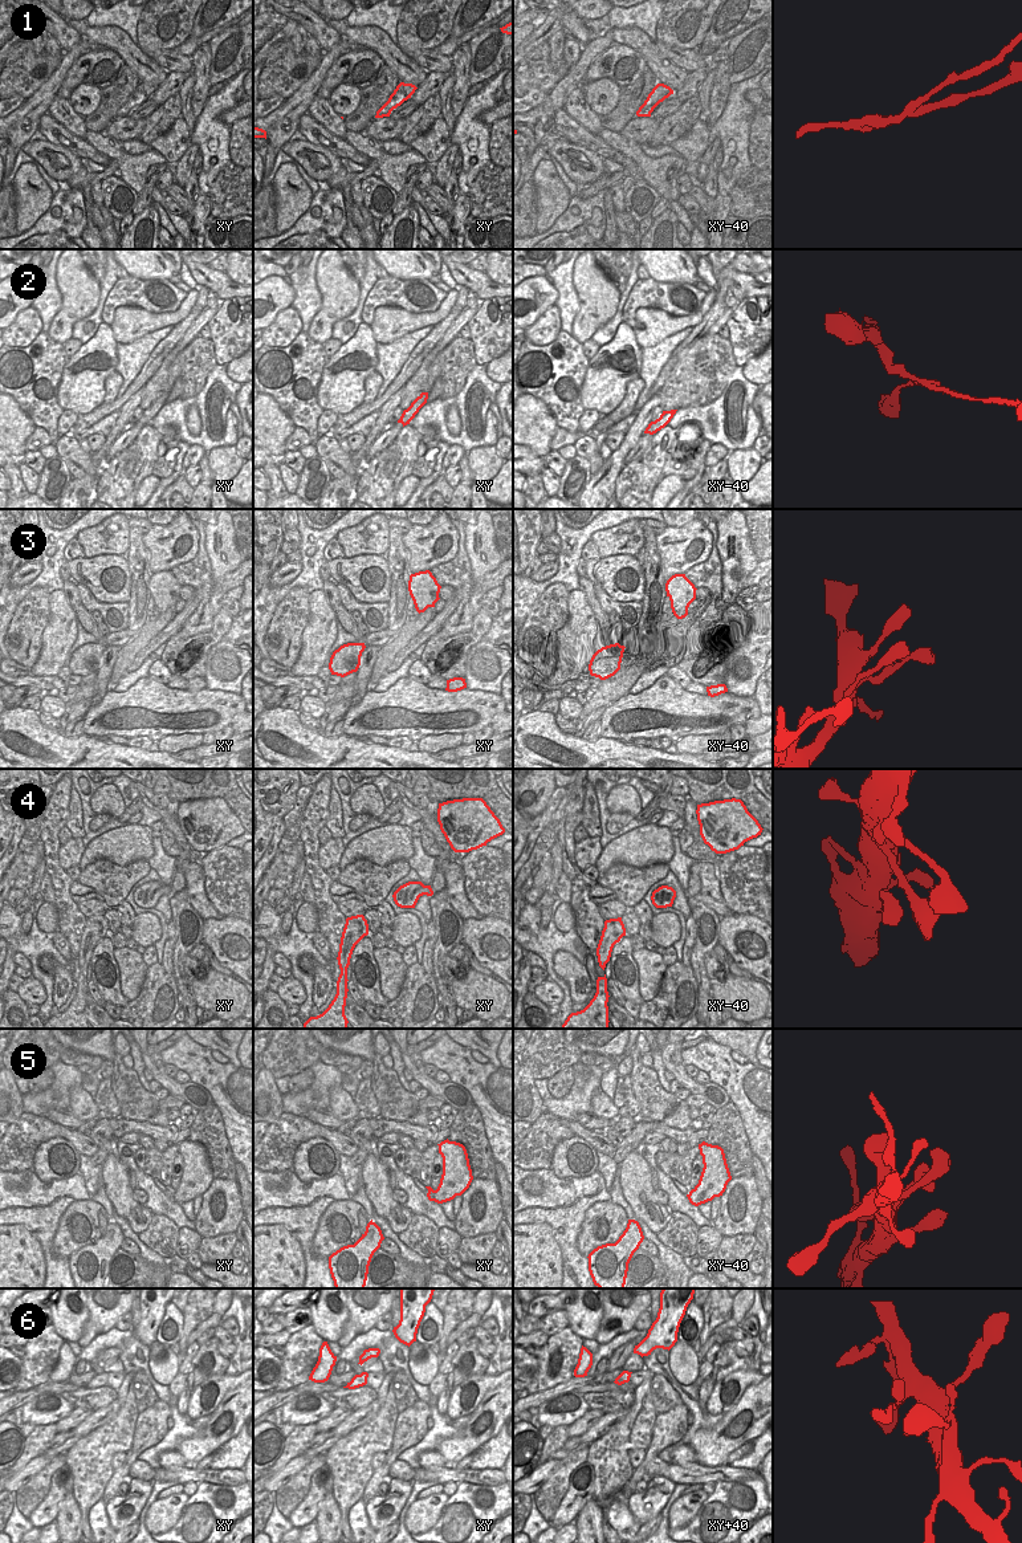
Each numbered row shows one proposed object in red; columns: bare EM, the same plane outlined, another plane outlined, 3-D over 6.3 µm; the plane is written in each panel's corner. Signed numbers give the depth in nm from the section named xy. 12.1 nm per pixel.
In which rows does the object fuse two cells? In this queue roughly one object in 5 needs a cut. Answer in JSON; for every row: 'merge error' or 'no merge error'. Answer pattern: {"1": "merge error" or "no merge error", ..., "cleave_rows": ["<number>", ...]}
{"1": "merge error", "2": "merge error", "3": "no merge error", "4": "no merge error", "5": "no merge error", "6": "no merge error", "cleave_rows": ["1", "2"]}

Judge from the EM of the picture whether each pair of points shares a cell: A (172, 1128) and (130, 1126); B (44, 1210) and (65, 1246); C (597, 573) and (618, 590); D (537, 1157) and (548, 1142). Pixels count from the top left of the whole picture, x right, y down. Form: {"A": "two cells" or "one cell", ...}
{"A": "one cell", "B": "two cells", "C": "one cell", "D": "one cell"}

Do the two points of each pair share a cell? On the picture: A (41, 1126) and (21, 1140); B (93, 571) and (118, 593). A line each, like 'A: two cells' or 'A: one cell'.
A: one cell
B: one cell

